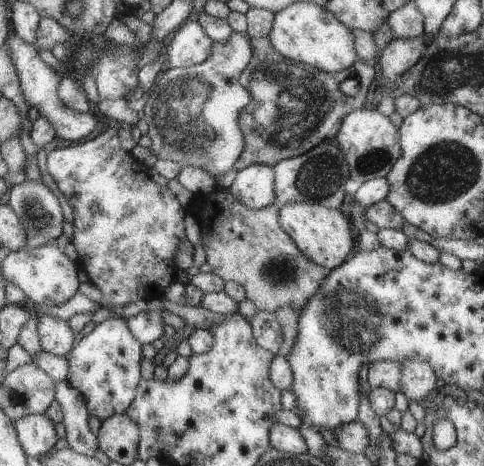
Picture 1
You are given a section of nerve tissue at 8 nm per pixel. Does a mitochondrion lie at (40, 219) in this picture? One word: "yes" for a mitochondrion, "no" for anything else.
yes

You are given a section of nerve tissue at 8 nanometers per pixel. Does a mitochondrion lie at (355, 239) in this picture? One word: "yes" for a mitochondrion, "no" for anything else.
no

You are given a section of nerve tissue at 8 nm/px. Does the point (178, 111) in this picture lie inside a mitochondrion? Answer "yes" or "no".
yes

